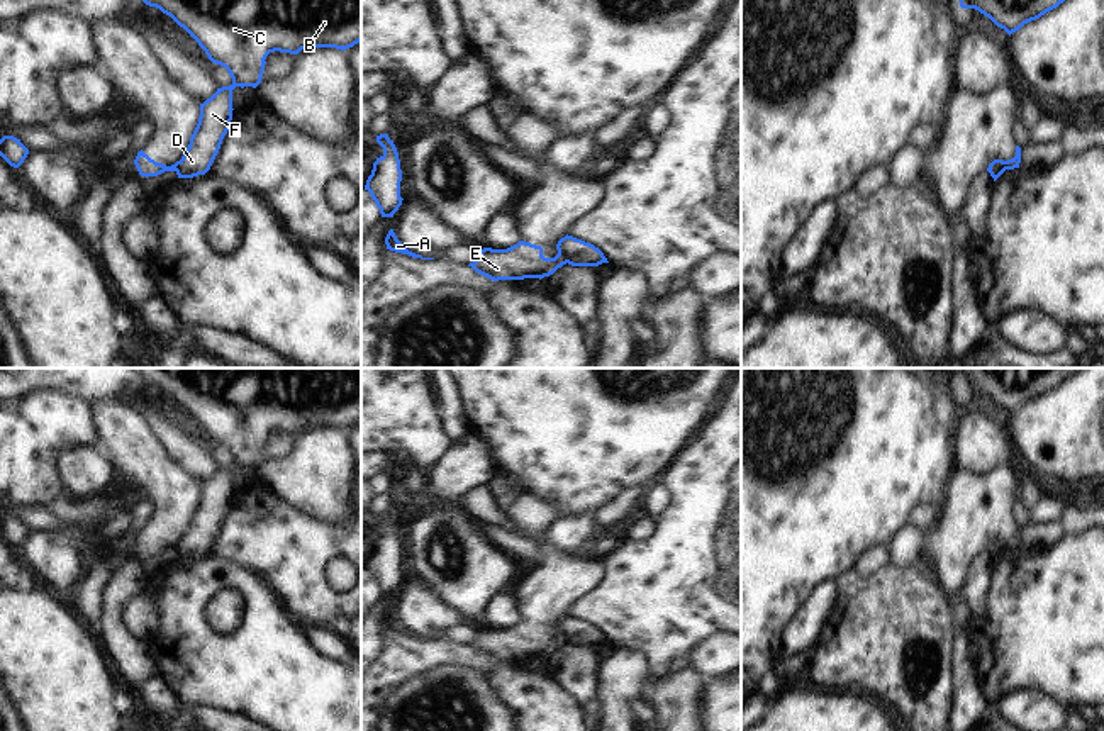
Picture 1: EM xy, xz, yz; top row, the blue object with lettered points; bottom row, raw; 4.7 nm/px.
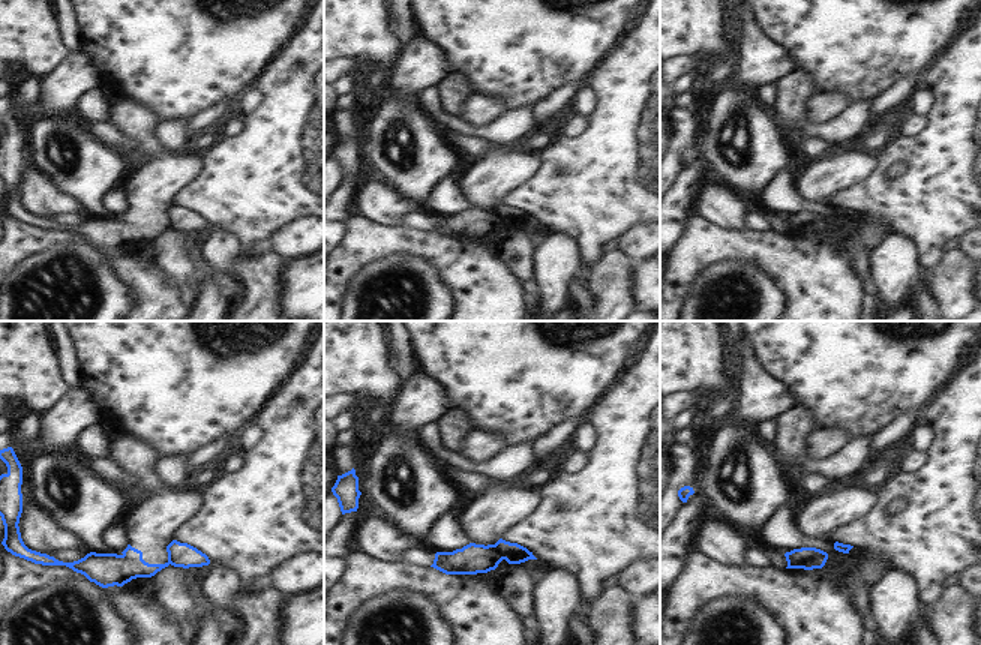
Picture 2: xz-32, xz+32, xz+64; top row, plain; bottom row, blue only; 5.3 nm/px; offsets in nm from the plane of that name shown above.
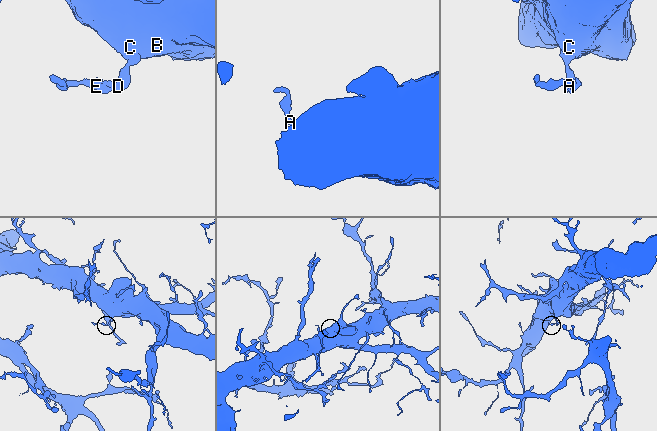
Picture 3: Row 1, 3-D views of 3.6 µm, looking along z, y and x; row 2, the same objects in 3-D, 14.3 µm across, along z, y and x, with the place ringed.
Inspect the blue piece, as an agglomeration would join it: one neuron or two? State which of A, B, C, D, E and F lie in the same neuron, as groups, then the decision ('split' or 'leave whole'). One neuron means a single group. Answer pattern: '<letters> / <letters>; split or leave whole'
A E / B C D F; split

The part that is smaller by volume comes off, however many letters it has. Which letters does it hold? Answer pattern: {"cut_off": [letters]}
{"cut_off": ["A", "E"]}

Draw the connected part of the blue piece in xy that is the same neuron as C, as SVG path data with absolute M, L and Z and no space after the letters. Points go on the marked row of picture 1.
M142 0L159 8L183 27L205 51L209 59L224 66L232 83L200 103L198 124L176 165L178 178L205 175L231 129L232 90L261 83L270 53L298 54L309 47L348 49L361 41L361 0Z

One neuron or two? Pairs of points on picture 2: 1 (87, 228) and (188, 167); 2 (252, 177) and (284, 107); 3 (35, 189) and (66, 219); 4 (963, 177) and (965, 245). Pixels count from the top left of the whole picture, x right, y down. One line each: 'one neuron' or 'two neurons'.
1: one neuron
2: one neuron
3: two neurons
4: two neurons

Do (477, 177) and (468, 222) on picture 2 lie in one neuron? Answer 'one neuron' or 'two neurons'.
one neuron

